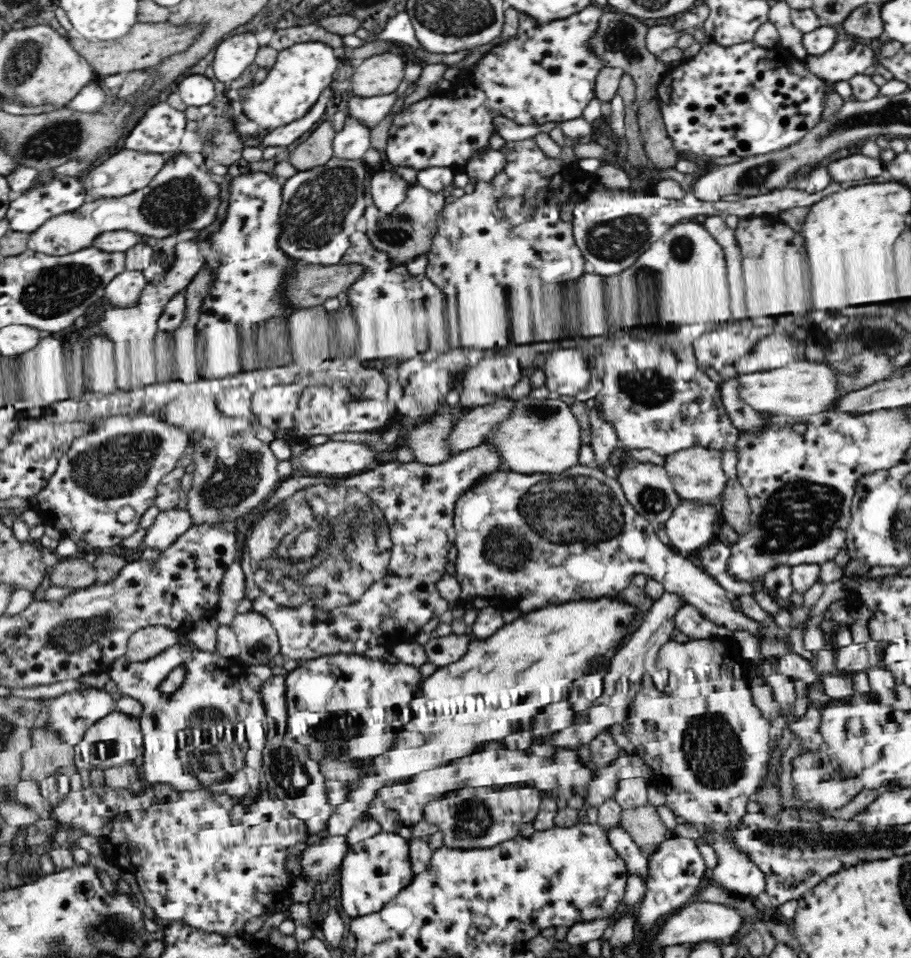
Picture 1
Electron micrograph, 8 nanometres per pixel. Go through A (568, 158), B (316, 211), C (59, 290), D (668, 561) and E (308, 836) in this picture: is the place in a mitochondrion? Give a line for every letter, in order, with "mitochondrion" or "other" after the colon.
A: other
B: mitochondrion
C: mitochondrion
D: other
E: other

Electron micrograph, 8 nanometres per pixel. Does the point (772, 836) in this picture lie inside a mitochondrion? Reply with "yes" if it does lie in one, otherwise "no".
yes

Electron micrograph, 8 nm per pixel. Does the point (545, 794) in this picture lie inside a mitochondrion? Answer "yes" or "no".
no

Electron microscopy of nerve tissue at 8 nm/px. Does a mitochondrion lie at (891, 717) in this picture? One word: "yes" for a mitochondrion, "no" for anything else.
no

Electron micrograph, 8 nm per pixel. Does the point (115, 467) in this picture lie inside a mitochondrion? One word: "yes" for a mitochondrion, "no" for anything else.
yes

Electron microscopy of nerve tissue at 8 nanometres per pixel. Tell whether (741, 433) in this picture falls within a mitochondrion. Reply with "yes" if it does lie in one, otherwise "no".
no

